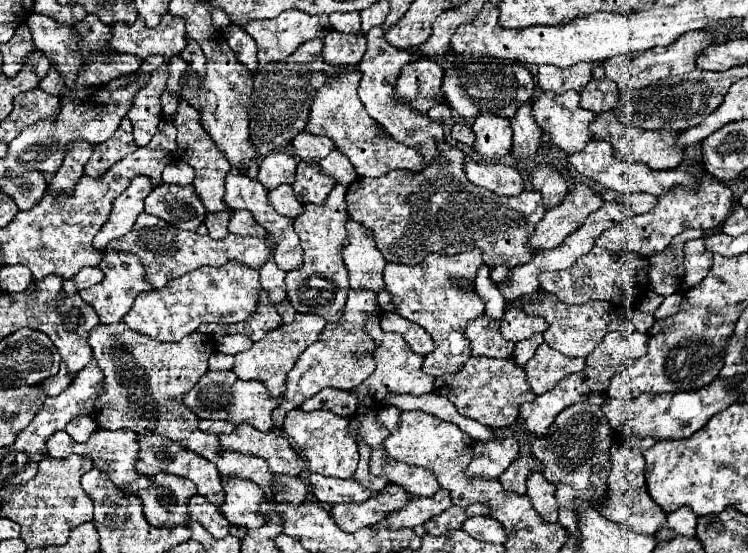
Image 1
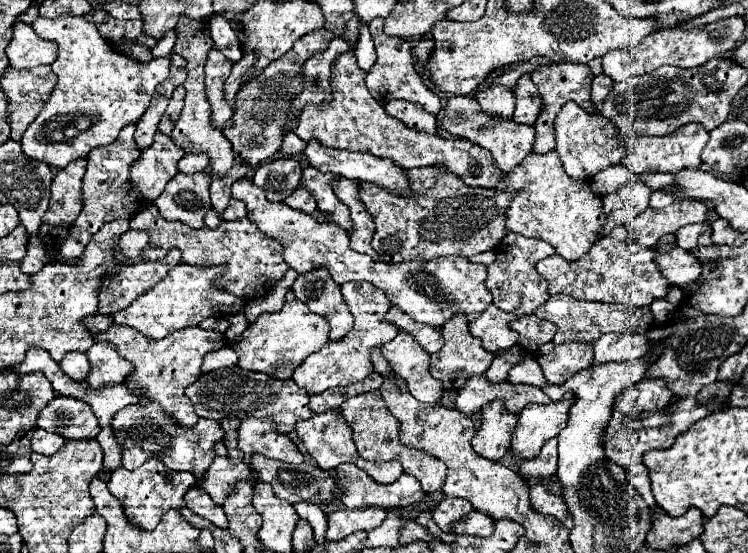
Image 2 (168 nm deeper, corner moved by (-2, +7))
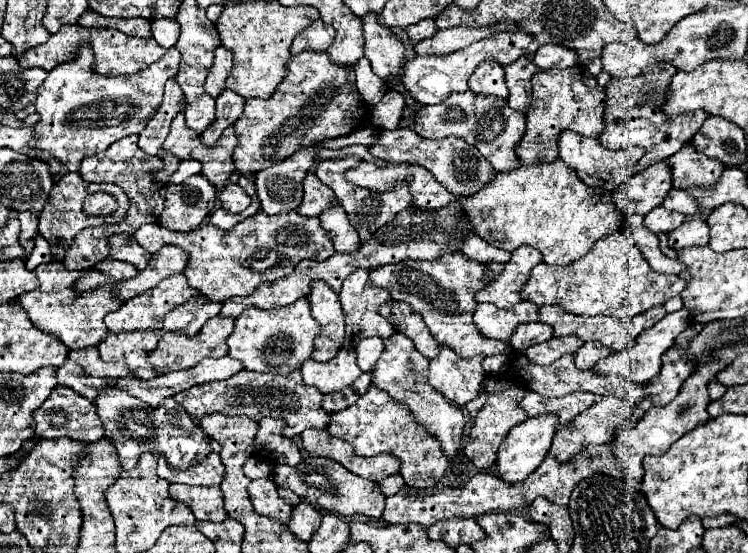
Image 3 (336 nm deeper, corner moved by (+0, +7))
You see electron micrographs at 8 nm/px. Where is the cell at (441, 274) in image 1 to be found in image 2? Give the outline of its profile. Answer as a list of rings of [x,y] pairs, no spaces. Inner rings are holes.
[[[454,316],[452,320],[448,320],[442,326],[442,336],[444,336],[444,346],[440,352],[432,354],[430,360],[430,372],[436,380],[442,382],[444,390],[460,390],[462,384],[466,384],[468,376],[476,376],[476,374],[486,374],[486,370],[490,368],[494,354],[484,350],[480,340],[476,340],[470,332],[468,332],[468,322],[466,316]]]

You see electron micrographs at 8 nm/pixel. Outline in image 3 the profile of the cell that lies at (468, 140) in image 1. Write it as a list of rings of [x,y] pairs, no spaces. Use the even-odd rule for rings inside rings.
[[[468,90],[462,94],[450,94],[440,104],[422,106],[414,118],[412,128],[424,138],[448,138],[448,136],[462,138],[468,144],[476,146],[480,150],[480,154],[498,172],[510,172],[510,170],[518,168],[518,164],[520,164],[516,146],[520,144],[520,140],[526,132],[526,118],[522,114],[514,112],[504,100],[474,96],[474,92]]]

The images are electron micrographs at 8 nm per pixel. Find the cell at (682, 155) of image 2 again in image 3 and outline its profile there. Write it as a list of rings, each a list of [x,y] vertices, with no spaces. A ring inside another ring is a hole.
[[[686,142],[682,150],[678,150],[674,156],[664,158],[664,162],[672,170],[670,174],[674,188],[686,188],[692,184],[710,186],[724,170],[724,166],[718,164],[716,160],[710,160],[708,156],[696,152],[692,142]]]

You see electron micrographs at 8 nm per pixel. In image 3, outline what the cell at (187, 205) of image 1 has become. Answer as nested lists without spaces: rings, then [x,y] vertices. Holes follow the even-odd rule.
[[[194,174],[182,184],[166,184],[160,226],[178,232],[196,230],[216,204],[216,188],[202,174]]]

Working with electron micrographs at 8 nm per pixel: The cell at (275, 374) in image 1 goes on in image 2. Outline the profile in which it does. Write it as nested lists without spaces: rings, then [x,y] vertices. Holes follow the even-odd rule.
[[[292,300],[284,302],[280,312],[260,314],[256,322],[244,330],[244,334],[230,342],[230,346],[238,354],[238,366],[242,370],[264,372],[272,378],[288,380],[298,364],[302,364],[310,354],[318,352],[328,342],[328,332],[328,322],[322,316],[312,314],[304,302]]]

